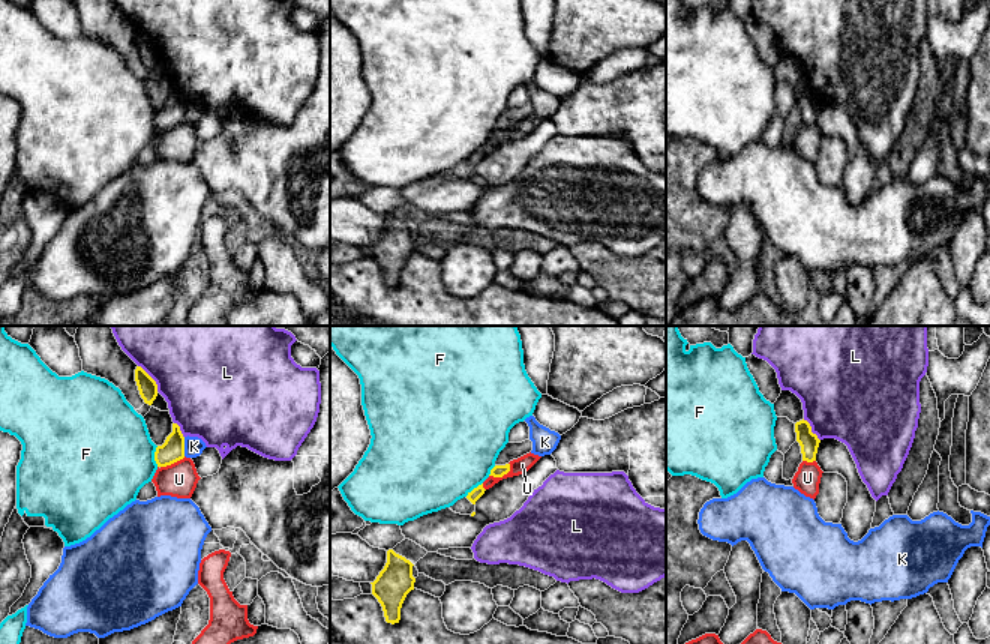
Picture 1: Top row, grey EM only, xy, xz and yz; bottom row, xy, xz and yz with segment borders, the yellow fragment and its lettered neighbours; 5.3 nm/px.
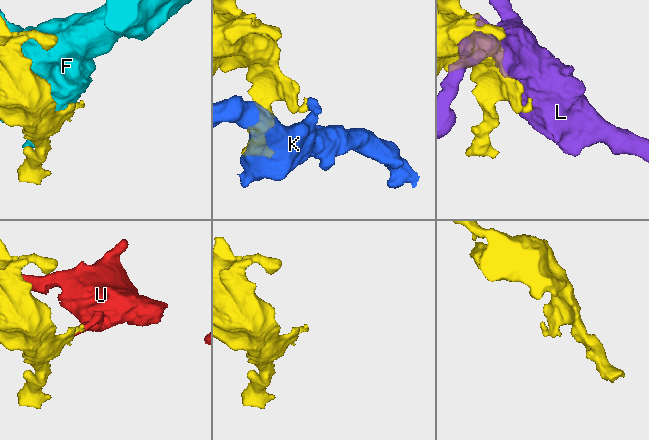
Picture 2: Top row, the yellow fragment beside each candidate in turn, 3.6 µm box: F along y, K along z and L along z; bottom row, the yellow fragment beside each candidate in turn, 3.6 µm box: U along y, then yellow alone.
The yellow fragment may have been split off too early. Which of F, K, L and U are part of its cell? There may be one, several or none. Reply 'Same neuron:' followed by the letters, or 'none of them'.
Same neuron: none of them

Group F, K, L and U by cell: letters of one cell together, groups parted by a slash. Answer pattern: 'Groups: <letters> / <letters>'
Groups: F / K / L / U

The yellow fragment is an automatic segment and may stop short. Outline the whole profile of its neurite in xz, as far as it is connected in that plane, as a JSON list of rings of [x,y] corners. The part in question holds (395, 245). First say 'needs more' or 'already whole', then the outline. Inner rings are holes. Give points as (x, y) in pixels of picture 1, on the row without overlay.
already whole; [[[388,213],[384,233],[370,246],[372,258],[381,267],[387,287],[399,287],[402,267],[406,258],[414,254],[412,230],[410,224]]]

